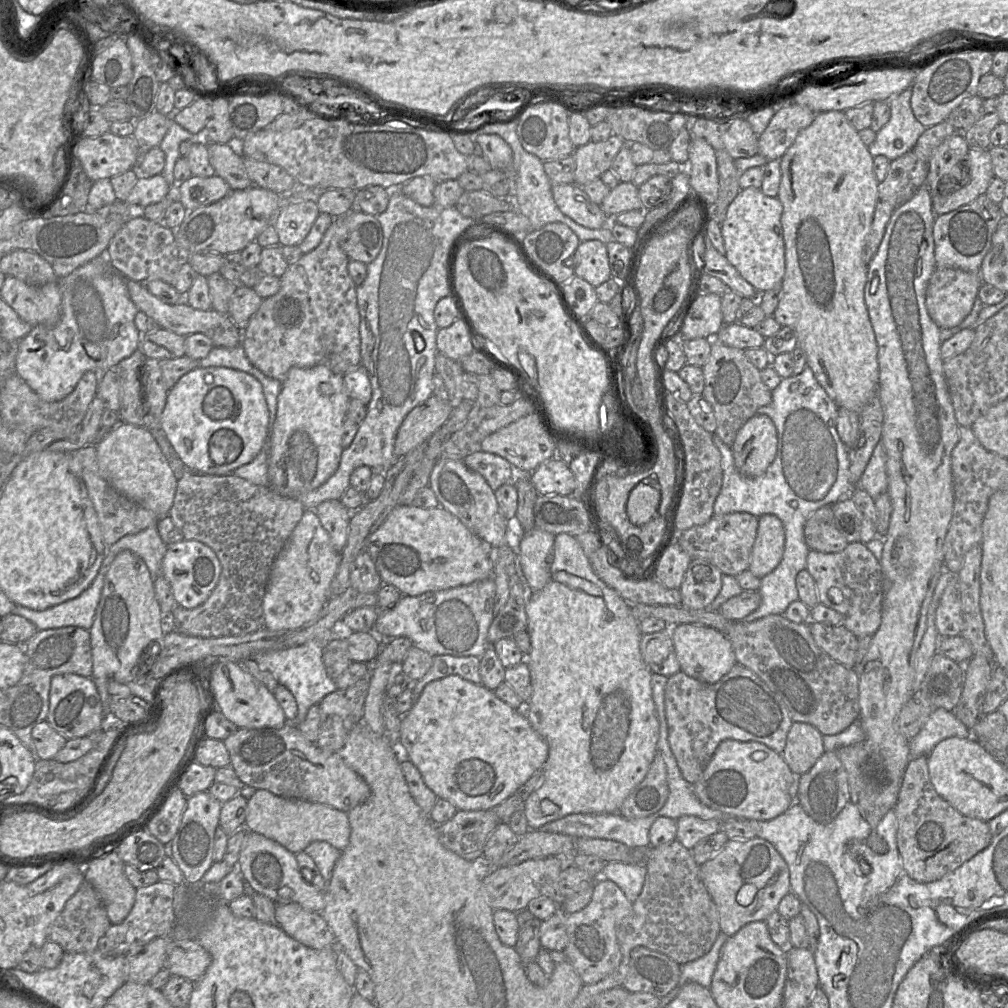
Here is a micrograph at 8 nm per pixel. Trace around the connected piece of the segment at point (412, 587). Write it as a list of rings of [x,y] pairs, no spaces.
[[[414,504],[396,505],[379,528],[368,537],[364,550],[371,556],[383,584],[393,585],[402,595],[419,596],[493,577],[494,549],[441,506],[421,508]]]

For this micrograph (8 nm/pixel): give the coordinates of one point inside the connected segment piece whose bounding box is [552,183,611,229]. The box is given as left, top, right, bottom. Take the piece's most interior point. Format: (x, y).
(571, 199)

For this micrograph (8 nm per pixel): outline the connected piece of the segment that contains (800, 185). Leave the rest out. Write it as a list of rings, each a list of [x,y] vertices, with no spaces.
[[[826,111],[815,116],[813,122],[799,132],[793,144],[780,159],[781,181],[778,199],[783,204],[781,224],[785,242],[786,271],[781,283],[780,300],[774,311],[774,318],[781,326],[788,326],[794,330],[798,345],[806,354],[806,363],[813,371],[819,384],[825,389],[829,397],[837,404],[860,414],[862,409],[876,396],[879,391],[879,364],[877,359],[878,346],[875,333],[870,321],[869,312],[865,304],[864,289],[868,276],[868,264],[863,260],[866,237],[871,230],[876,201],[878,184],[874,170],[874,157],[868,150],[857,131],[848,121],[843,111]]]

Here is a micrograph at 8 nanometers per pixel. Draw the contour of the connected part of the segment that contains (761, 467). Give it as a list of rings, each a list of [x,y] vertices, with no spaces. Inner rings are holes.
[[[756,413],[738,430],[731,447],[738,471],[747,477],[763,475],[778,450],[777,429],[766,414]]]

